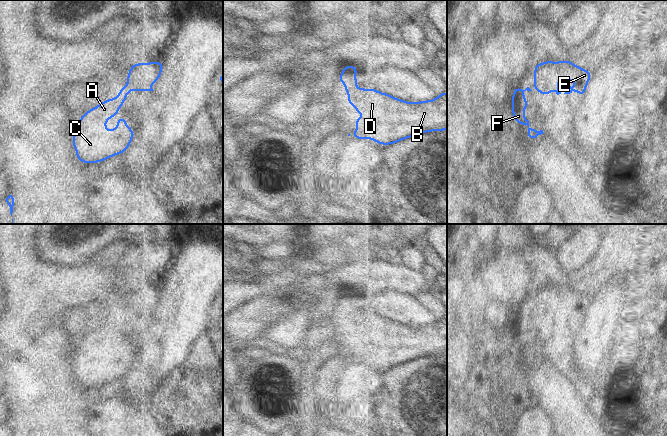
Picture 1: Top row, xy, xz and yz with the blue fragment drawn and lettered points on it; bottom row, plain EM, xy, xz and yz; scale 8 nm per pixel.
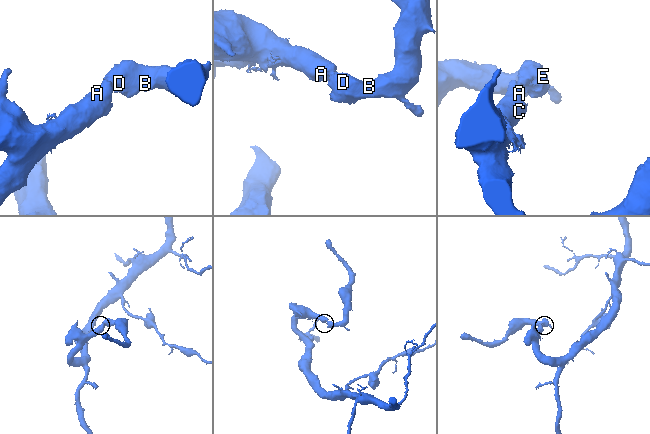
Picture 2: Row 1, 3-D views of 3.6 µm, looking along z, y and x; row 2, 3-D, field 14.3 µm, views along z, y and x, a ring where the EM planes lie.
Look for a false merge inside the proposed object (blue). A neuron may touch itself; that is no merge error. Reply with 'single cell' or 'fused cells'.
single cell

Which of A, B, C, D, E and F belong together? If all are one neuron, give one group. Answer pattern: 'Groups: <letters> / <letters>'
Groups: A B C D E F.

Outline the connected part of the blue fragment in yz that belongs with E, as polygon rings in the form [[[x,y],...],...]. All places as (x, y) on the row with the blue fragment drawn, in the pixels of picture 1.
[[[568,60],[542,62],[535,66],[534,71],[535,83],[533,86],[542,95],[548,95],[553,90],[557,95],[561,94],[558,80],[566,79],[570,81],[574,79],[575,89],[572,90],[570,83],[568,83],[564,94],[578,92],[580,97],[582,97],[591,79],[591,73],[589,71],[576,66]]]

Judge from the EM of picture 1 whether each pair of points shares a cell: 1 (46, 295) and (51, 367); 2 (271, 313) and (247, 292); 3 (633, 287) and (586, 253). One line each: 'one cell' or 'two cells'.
1: one cell
2: two cells
3: two cells

